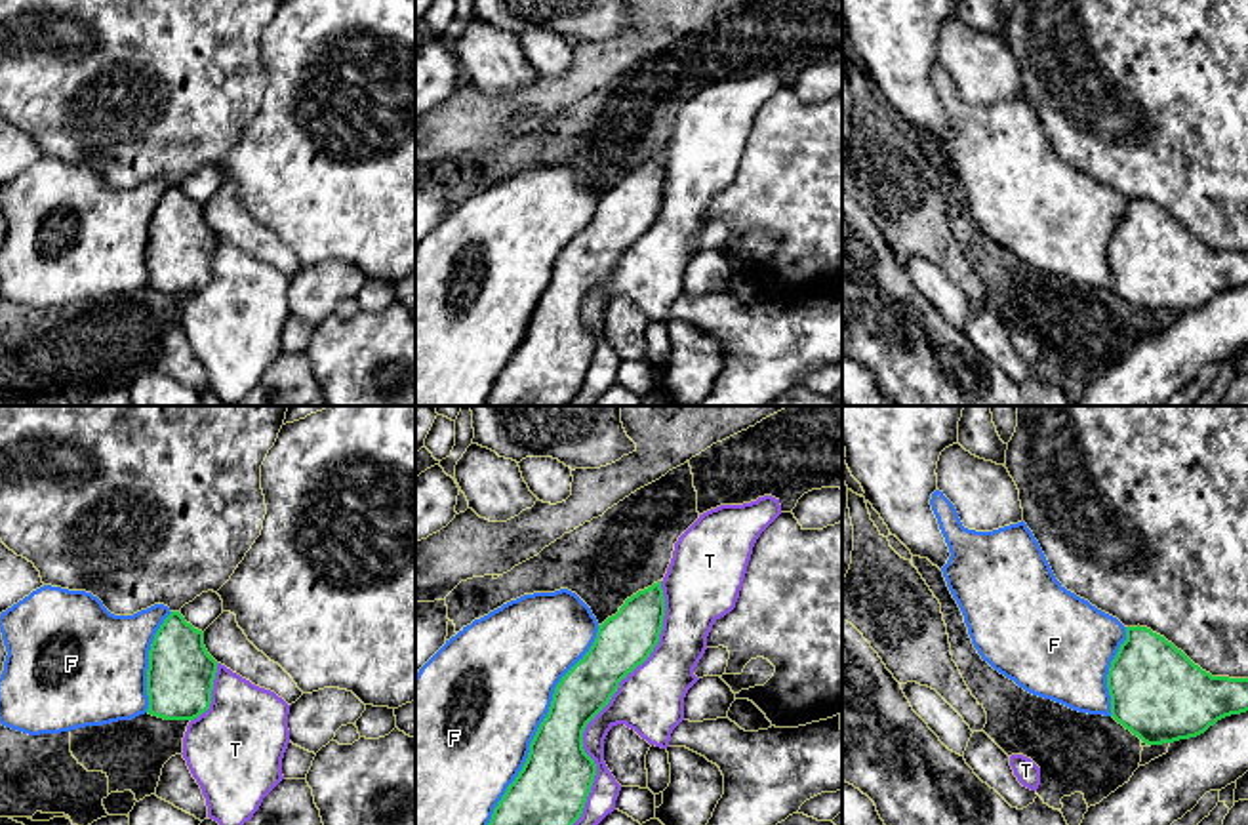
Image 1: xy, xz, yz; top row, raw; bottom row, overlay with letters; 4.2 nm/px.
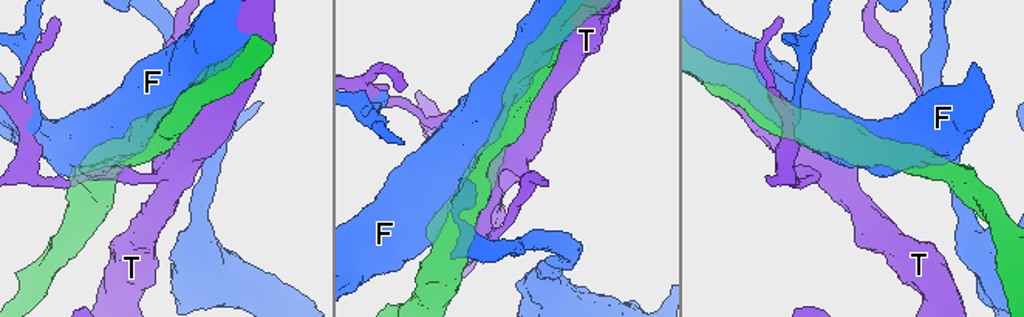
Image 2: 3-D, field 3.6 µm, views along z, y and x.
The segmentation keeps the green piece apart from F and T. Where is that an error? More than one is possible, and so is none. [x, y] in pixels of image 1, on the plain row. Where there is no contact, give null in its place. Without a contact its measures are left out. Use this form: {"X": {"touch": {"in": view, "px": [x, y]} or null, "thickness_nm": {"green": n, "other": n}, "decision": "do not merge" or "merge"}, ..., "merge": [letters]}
{"F": {"touch": {"in": "xz", "px": [538, 301]}, "thickness_nm": {"green": 300, "other": 500}, "decision": "merge"}, "T": {"touch": {"in": "xz", "px": [606, 277]}, "thickness_nm": {"green": 220, "other": 280}, "decision": "do not merge"}, "merge": ["F"]}

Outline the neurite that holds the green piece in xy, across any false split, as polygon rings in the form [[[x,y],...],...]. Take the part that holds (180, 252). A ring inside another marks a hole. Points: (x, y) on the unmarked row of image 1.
[[[44,158],[0,187],[6,219],[0,248],[0,297],[29,309],[61,307],[152,288],[164,293],[194,293],[210,282],[217,234],[204,219],[204,206],[179,185],[154,177],[133,189],[114,189],[86,164]]]

